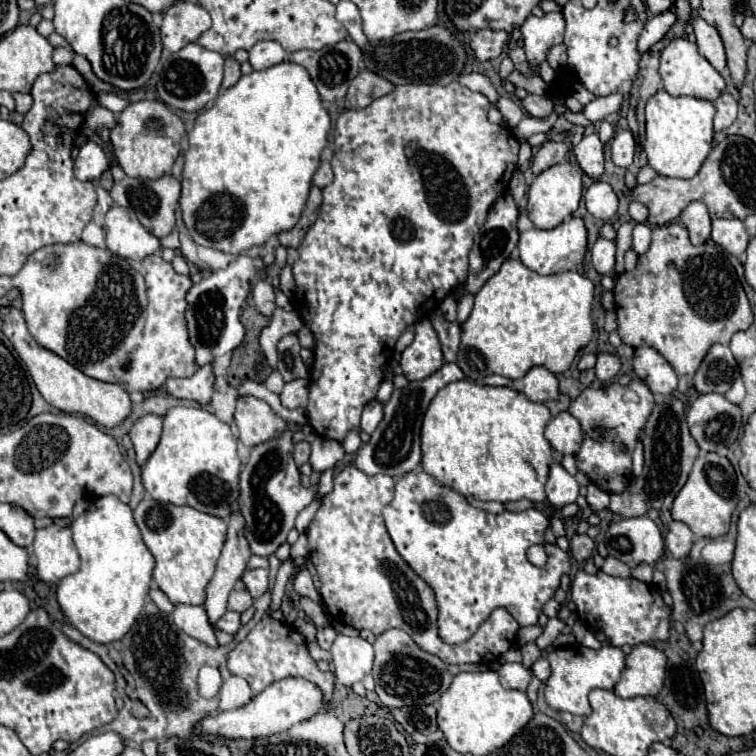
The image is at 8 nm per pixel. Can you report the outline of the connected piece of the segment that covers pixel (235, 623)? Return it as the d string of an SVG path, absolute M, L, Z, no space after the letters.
M226 611L226 615L222 615L222 619L216 623L216 627L218 629L222 629L222 631L226 631L226 633L236 633L240 627L242 627L242 623L240 623L240 613L236 613L236 611Z

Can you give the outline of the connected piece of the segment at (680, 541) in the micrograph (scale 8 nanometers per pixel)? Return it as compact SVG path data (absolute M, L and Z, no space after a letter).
M672 521L664 531L664 545L670 557L676 557L676 559L686 557L690 553L692 541L694 541L694 535L690 527L680 521Z

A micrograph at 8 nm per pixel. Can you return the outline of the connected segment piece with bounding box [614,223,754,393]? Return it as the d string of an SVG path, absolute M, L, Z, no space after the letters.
M678 223L654 227L652 245L648 253L638 257L636 269L618 275L614 287L614 299L616 299L614 309L618 315L618 335L622 337L622 341L632 347L642 347L642 345L654 347L674 367L680 381L678 389L682 393L686 393L692 387L694 373L700 367L708 349L714 343L728 345L736 331L746 331L754 321L746 293L726 253L714 243L692 245L688 241L686 227Z

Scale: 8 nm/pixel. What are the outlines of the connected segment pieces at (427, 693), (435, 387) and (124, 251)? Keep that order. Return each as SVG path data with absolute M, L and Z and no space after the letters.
M390 629L376 637L374 641L374 669L372 677L376 681L376 693L380 705L384 707L410 707L410 705L430 705L440 699L440 695L448 689L452 679L462 671L486 671L488 665L448 665L442 663L436 655L430 655L418 647L410 635L402 629Z
M444 363L434 375L412 381L404 389L394 389L390 401L384 403L384 419L372 433L370 441L364 443L356 455L356 467L364 471L366 475L390 475L390 477L402 477L418 467L420 463L420 427L422 417L432 401L432 397L448 383L464 379L462 369L456 363Z
M114 205L106 213L106 247L114 255L142 261L160 249L160 239L138 223L134 211Z

